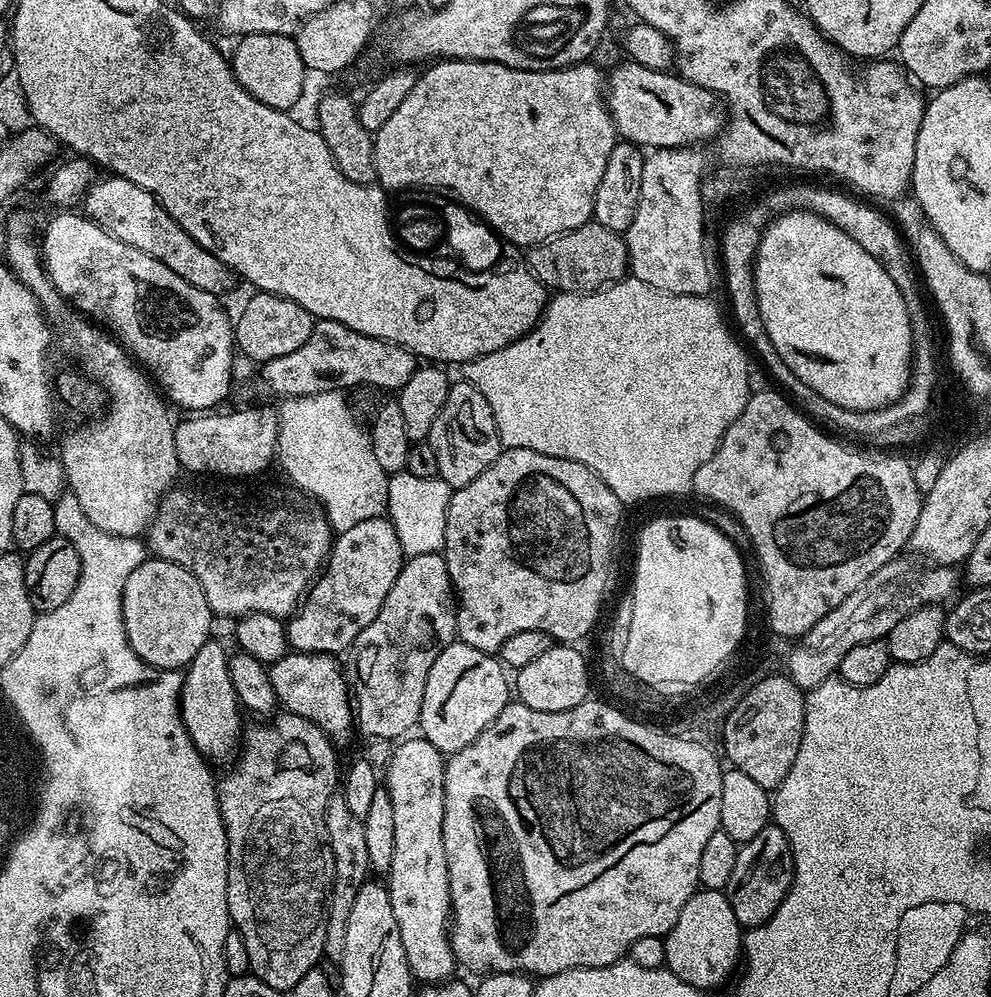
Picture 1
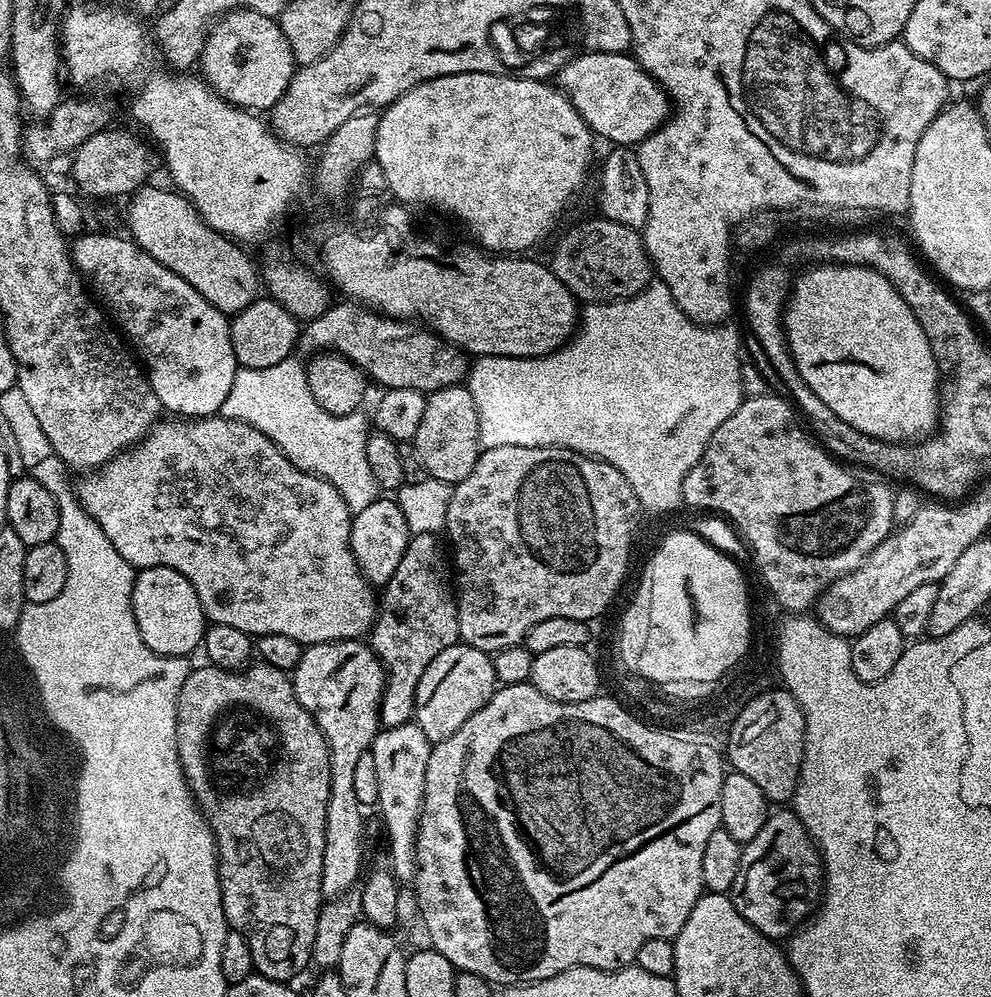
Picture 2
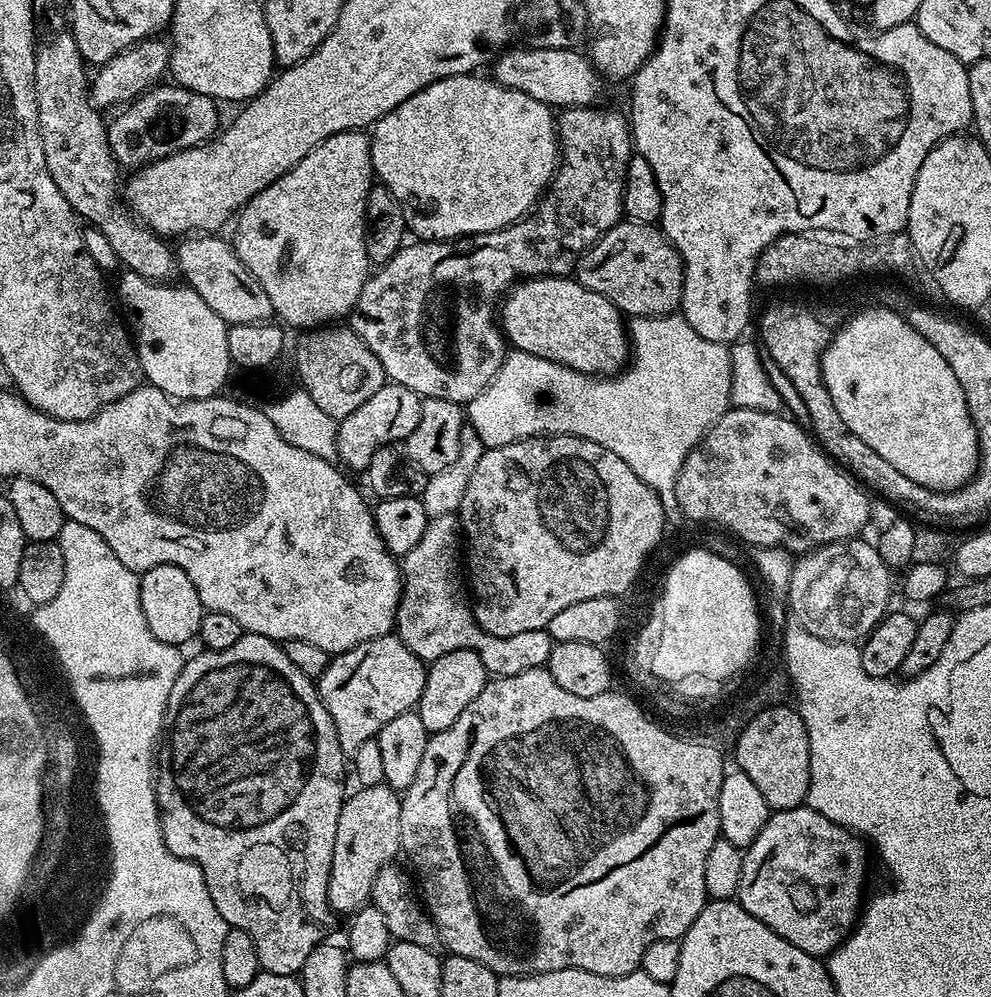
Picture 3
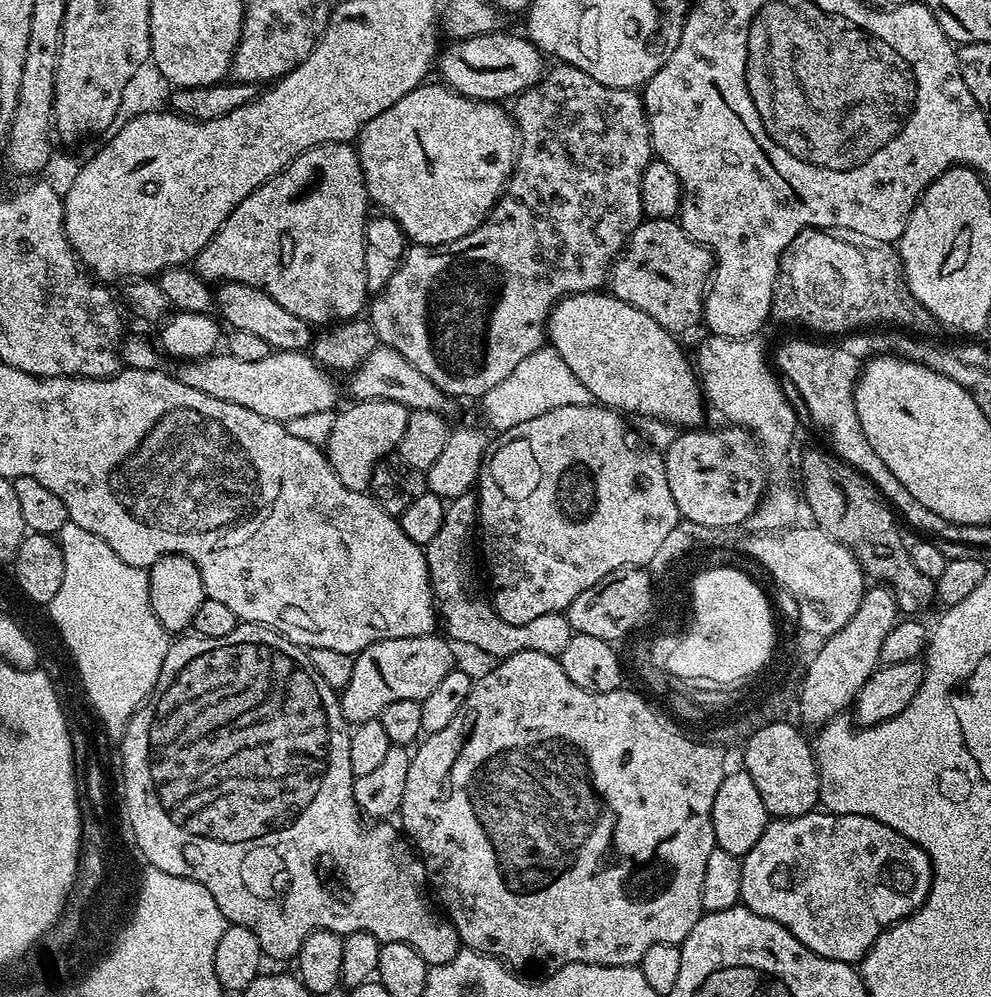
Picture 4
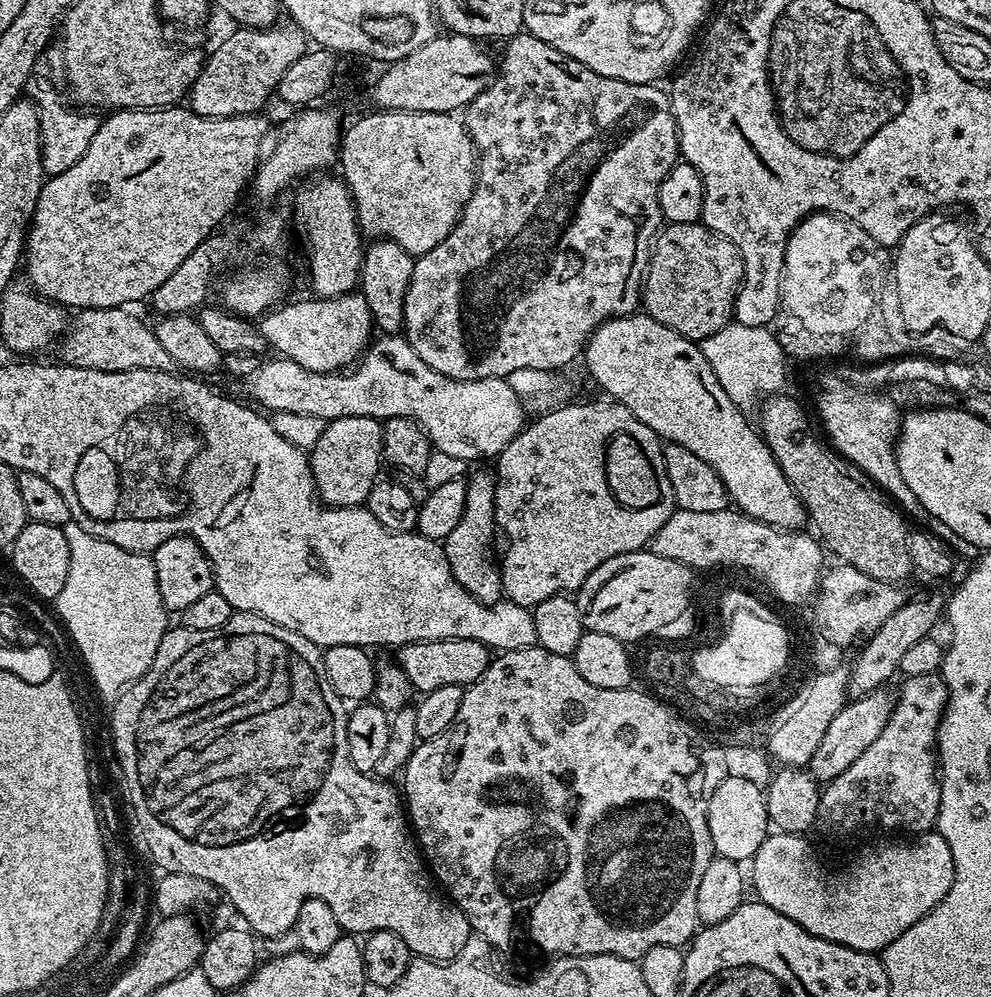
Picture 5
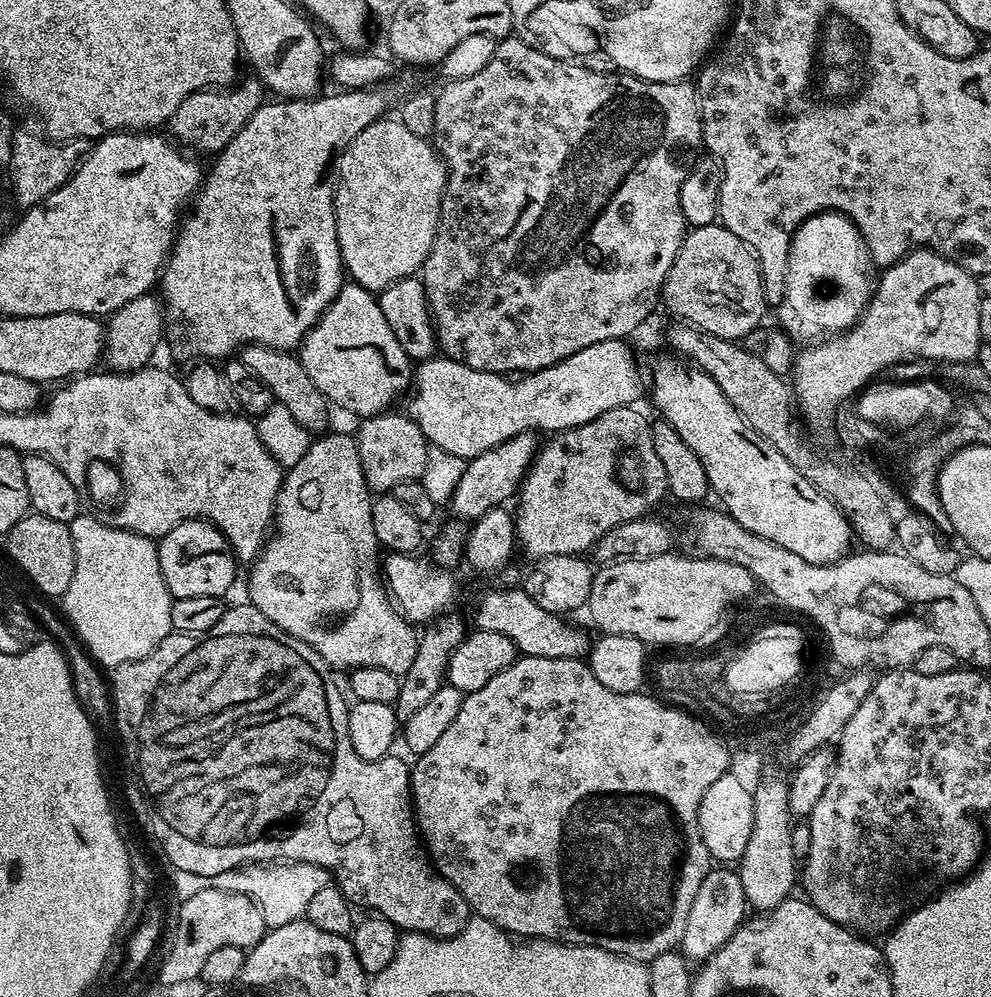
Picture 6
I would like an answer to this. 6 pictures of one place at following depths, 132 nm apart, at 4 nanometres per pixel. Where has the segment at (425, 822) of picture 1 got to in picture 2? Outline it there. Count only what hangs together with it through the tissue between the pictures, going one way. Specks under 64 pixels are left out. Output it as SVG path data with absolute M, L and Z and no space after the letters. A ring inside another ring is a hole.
M414 722L394 726L381 727L372 740L370 749L374 754L374 766L378 773L378 811L384 819L384 828L388 831L388 852L392 855L390 871L397 881L411 881L416 870L416 823L420 821L420 811L424 801L424 787L426 786L426 762L430 762L432 743L422 734L422 730Z

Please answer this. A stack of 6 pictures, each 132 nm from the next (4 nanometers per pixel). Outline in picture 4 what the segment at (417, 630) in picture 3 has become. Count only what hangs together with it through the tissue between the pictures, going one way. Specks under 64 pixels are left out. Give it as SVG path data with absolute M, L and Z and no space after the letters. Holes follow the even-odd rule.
M475 491L447 501L442 527L424 548L426 566L432 583L432 599L436 601L436 611L443 627L444 624L448 627L447 639L457 645L469 644L488 656L496 656L492 658L497 661L504 660L510 654L518 654L522 650L538 650L542 654L559 658L574 634L571 622L561 613L552 612L543 616L535 627L531 624L507 624L502 622L502 618L498 618L485 589L484 592L480 589L480 580L476 577L478 556L477 553L476 556L472 553L472 540L474 544L478 536L479 519L480 501Z

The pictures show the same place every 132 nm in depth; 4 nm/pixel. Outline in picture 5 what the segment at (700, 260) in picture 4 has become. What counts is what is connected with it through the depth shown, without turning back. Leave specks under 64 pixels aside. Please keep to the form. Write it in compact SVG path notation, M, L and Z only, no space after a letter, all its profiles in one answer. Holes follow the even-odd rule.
M702 222L695 224L668 224L661 227L660 234L648 257L648 270L644 274L642 308L647 315L678 330L688 340L702 341L710 334L718 334L733 319L736 311L736 295L744 281L744 263L740 252L722 234L710 230Z

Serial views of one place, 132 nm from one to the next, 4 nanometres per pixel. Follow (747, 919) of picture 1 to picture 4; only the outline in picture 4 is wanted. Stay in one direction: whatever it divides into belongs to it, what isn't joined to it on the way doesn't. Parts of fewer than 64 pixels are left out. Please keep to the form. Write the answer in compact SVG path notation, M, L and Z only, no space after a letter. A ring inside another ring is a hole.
M827 810L773 819L762 838L742 857L740 869L743 907L786 926L814 954L853 966L863 961L887 928L922 907L932 885L932 860L922 846L869 816Z

